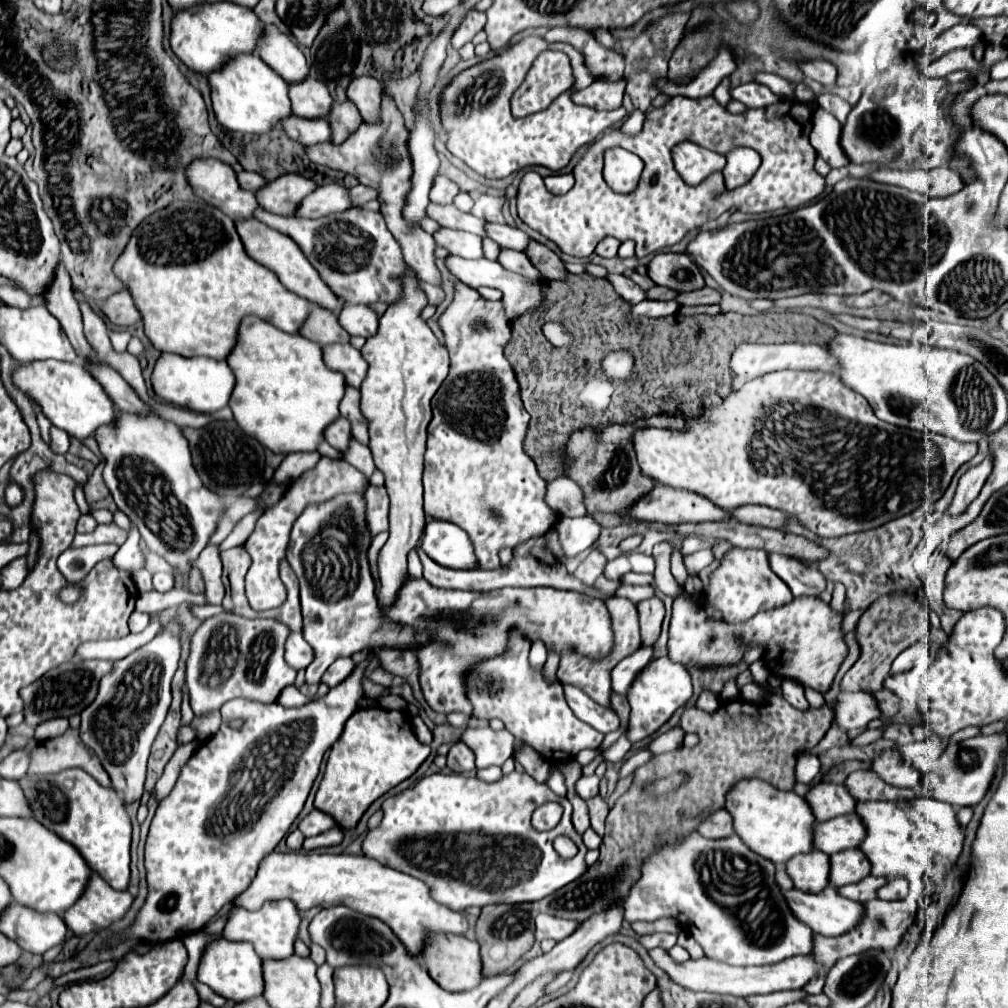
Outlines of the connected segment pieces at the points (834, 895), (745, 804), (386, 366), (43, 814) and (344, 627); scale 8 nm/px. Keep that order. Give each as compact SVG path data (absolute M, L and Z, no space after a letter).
M833 886L819 894L793 888L785 892L785 902L799 922L823 936L841 936L861 920L861 904L843 898Z
M741 780L727 792L725 810L731 814L733 830L745 846L773 864L785 864L791 856L813 850L811 828L815 818L807 802L795 792L781 792L763 780Z
M413 276L403 278L403 298L391 304L379 320L375 336L367 338L361 348L369 364L367 376L359 386L359 410L369 424L369 448L375 466L385 474L385 488L391 498L389 522L391 536L379 556L379 600L389 604L407 578L407 552L415 548L423 524L423 454L427 440L427 424L431 420L431 398L439 390L449 372L449 354L443 344L421 320L421 310L427 306L425 294L417 288Z
M79 768L47 776L25 774L21 780L17 780L17 784L25 792L33 818L73 844L89 868L97 872L111 888L127 890L131 822L121 796L113 788L97 784L97 780Z
M341 494L333 500L317 506L309 506L295 522L291 530L291 542L287 548L287 560L293 572L299 578L301 586L301 608L303 608L303 636L315 650L315 660L307 668L307 684L319 684L321 674L339 658L351 656L361 650L379 650L379 648L393 648L393 650L419 650L423 648L433 636L429 632L415 630L401 622L387 620L377 606L375 598L375 582L369 572L367 562L367 548L369 548L371 534L365 530L365 498L363 494Z

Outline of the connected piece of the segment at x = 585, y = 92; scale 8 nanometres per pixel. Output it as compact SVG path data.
M625 79L616 82L595 80L591 86L573 92L571 100L595 110L613 110L621 106L626 85Z

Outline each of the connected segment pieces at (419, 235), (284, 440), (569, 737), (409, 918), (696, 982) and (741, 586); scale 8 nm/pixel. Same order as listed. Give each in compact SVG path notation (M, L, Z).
M381 80L383 92L381 92L381 112L379 112L379 122L361 122L349 138L343 140L343 144L333 144L333 142L321 142L307 146L305 152L313 164L331 168L331 170L341 170L345 174L355 176L363 186L369 186L377 190L377 202L381 204L379 212L385 218L385 224L389 232L395 236L399 242L405 262L419 274L421 280L439 284L439 270L435 266L433 250L435 250L435 240L431 234L427 234L421 226L411 226L409 220L403 216L403 208L407 204L407 194L411 190L411 176L413 176L413 160L407 148L409 142L409 130L405 130L403 116L399 108L395 106L393 98L385 90L385 82Z
M245 316L227 362L235 374L229 408L243 432L277 454L317 450L323 428L339 416L339 402L345 394L345 378L325 366L321 346L299 334L281 332L257 316Z
M513 630L509 634L509 646L503 654L477 662L465 676L467 698L473 704L471 716L477 720L503 720L507 730L517 740L523 740L533 750L541 752L541 756L551 764L573 760L577 752L585 748L597 750L605 736L595 728L589 728L589 724L581 724L581 720L569 712L563 696L563 684L559 680L547 680L543 676L543 668L533 668L529 664L529 648L529 638Z
M271 852L267 854L259 868L257 868L257 874L253 878L253 882L249 884L247 890L243 890L239 896L233 898L233 904L235 906L241 906L245 910L257 910L261 908L263 902L267 900L291 900L301 912L303 910L309 910L313 906L319 906L319 908L333 908L333 906L347 906L347 908L353 908L361 914L367 914L367 916L373 916L373 918L379 918L383 920L397 936L399 940L405 944L407 952L413 954L413 956L419 956L419 950L423 946L423 936L427 930L431 932L451 932L451 934L463 934L469 926L467 926L467 918L463 912L455 912L455 910L449 910L445 908L443 904L437 904L431 896L429 896L429 888L413 878L413 876L407 876L403 872L397 872L397 870L391 870L387 866L381 866L379 862L367 858L367 856L351 856L351 854L317 854L317 852Z
M655 948L649 952L653 962L679 986L693 990L693 992L715 992L715 994L731 994L731 996L749 996L749 994L771 994L779 990L797 990L803 988L813 976L821 974L819 964L813 960L813 956L793 956L789 960L783 960L781 964L771 966L729 966L711 958L699 958L699 960L687 960L687 962L675 962L665 950Z
M733 548L725 554L719 568L711 574L707 590L707 600L717 608L725 622L745 622L761 610L785 606L789 598L793 598L793 594L789 592L787 584L769 568L767 552L743 548Z

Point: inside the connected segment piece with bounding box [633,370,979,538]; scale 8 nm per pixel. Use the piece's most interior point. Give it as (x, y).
(780, 441)

